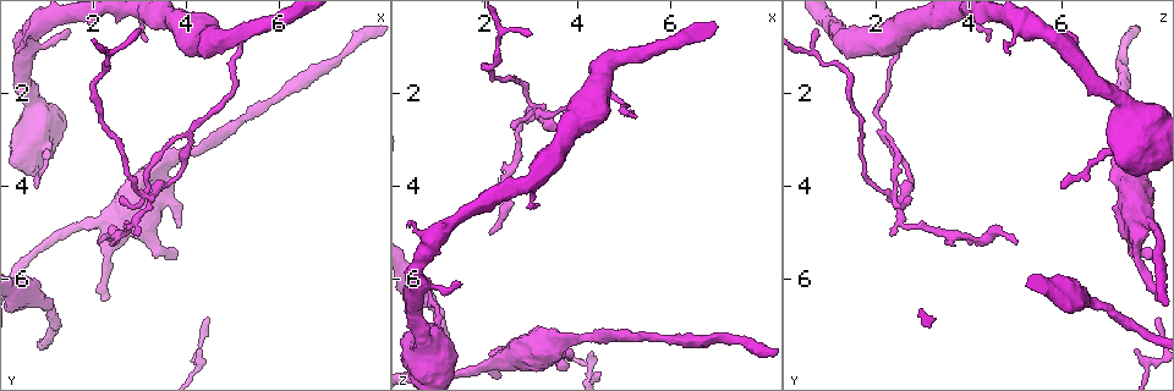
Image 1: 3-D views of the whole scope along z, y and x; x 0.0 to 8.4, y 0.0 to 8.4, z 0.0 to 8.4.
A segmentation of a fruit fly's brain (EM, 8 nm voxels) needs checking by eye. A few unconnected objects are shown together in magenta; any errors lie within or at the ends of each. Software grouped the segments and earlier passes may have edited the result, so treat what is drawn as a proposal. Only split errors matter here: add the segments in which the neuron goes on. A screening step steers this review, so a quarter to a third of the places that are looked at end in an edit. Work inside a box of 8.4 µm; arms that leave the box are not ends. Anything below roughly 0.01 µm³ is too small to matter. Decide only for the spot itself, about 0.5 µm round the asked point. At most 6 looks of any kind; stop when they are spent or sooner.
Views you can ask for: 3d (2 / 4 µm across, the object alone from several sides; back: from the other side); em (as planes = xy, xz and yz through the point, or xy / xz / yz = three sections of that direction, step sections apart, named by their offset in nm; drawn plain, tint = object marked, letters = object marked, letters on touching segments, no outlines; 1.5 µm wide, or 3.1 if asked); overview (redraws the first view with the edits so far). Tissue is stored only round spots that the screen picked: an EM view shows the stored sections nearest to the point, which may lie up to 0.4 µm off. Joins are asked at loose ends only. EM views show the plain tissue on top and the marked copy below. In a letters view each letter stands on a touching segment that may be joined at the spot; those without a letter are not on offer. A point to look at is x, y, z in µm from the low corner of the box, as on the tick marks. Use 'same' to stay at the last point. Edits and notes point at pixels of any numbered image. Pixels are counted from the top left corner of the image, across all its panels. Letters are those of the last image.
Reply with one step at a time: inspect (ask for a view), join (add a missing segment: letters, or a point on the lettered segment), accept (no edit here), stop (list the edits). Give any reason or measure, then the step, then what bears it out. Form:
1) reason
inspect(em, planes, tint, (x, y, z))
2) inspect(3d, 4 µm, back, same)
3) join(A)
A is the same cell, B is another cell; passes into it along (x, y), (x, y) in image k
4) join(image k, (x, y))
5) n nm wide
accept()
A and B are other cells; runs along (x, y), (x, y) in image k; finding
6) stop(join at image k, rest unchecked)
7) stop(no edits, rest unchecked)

stops while still wide
inspect(em, xy, step 8, letters, (0.65, 3.80, 7.50))

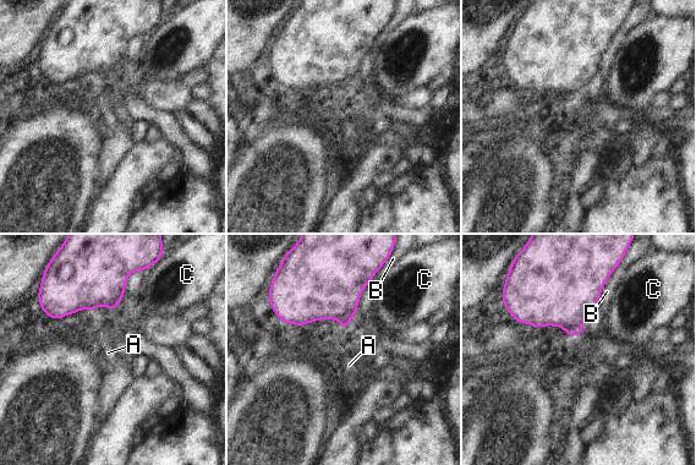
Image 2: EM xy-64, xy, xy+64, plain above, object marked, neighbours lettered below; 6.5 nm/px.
cut it another way
inspect(em, planes, letters, same)

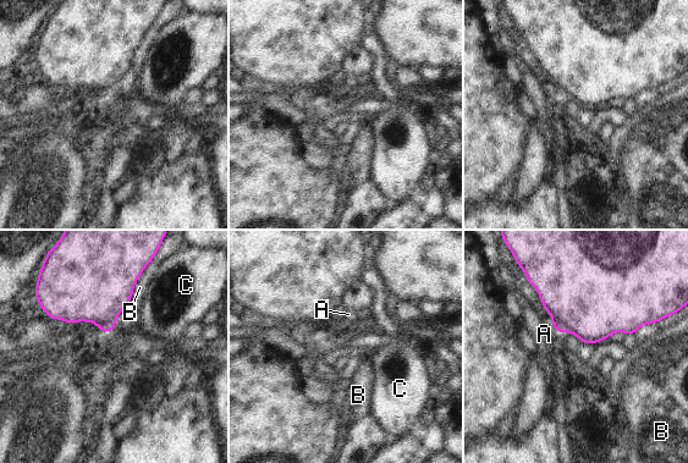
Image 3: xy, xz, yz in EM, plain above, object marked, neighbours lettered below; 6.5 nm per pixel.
accept()
A, B and C are other cells; border along (141, 274), (133, 286), (130, 299) in image 3; no lettered segment goes on from it

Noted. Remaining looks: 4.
inspect(3d, 2 µm, (1.55, 0.65, 6.10))

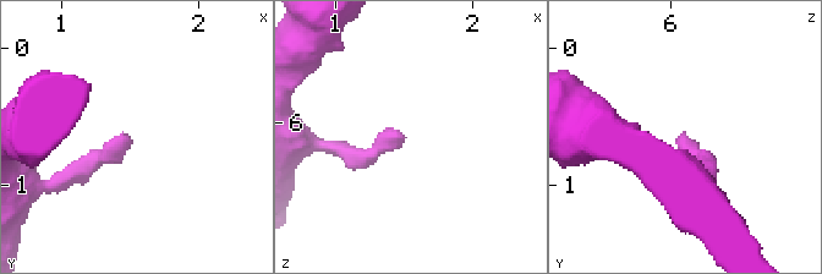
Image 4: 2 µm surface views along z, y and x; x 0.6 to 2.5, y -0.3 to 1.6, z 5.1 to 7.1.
inspect(em, planes, letters, (1.52, 0.64, 6.10))

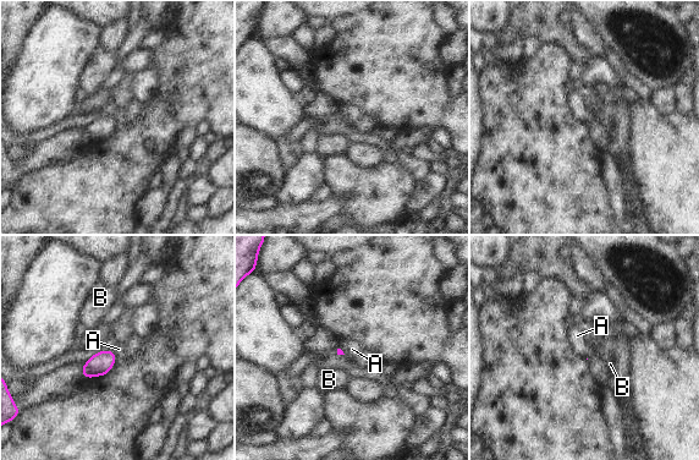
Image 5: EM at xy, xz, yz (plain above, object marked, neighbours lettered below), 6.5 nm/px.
A touches over 80 nm
accept()
A and B are other cells; border along (109, 349), (116, 356) in image 5; none of them fits

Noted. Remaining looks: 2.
branch stops here
inspect(em, yz, step 4, tint, (3.15, 0.90, 4.40))

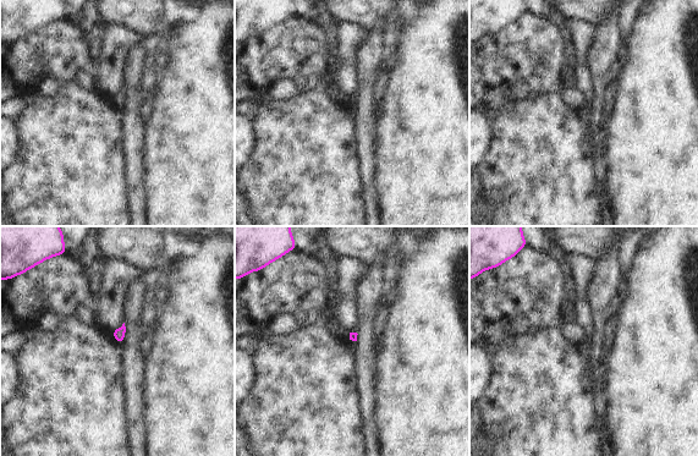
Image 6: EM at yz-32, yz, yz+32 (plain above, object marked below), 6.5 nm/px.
inspect(em, planes, letters, same)

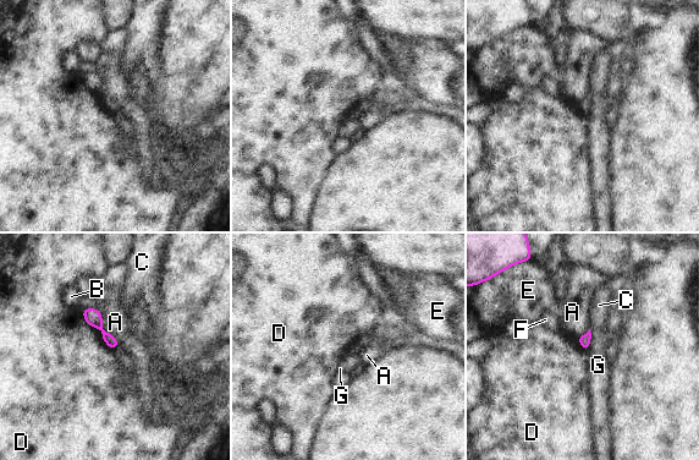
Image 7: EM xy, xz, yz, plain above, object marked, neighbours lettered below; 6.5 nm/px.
accept()
A, B, C, D, E, F and G are other cells; border along (81, 310), (111, 350) in image 7; no lettered segment goes on from it

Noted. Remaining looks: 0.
stop(no edits, rest unchecked)

